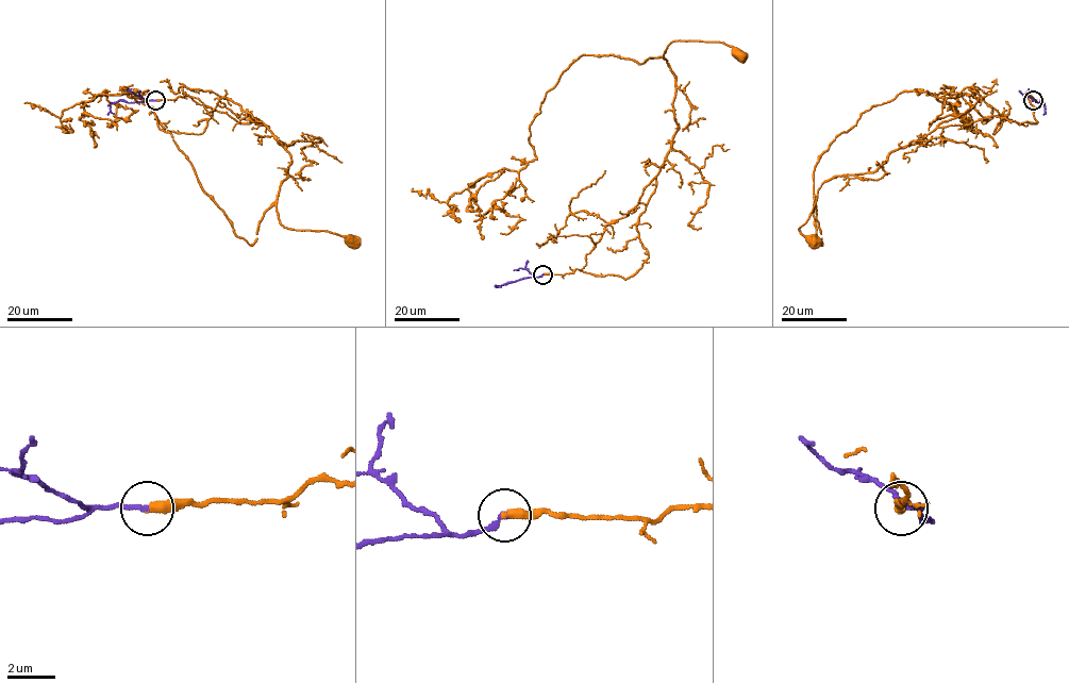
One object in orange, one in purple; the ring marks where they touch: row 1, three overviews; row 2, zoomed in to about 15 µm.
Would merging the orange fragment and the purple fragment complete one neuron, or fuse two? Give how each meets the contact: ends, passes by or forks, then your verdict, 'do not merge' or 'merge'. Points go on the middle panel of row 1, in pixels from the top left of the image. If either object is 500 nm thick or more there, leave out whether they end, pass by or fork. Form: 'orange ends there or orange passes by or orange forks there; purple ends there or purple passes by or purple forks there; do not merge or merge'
orange ends there; purple ends there; merge

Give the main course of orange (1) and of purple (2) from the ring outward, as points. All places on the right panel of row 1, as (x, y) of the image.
1: (1033, 100), (1037, 121), (990, 116), (936, 128), (874, 171), (825, 180), (799, 230), (814, 242)
2: (1033, 100), (1041, 100), (1045, 104), (1044, 114)

